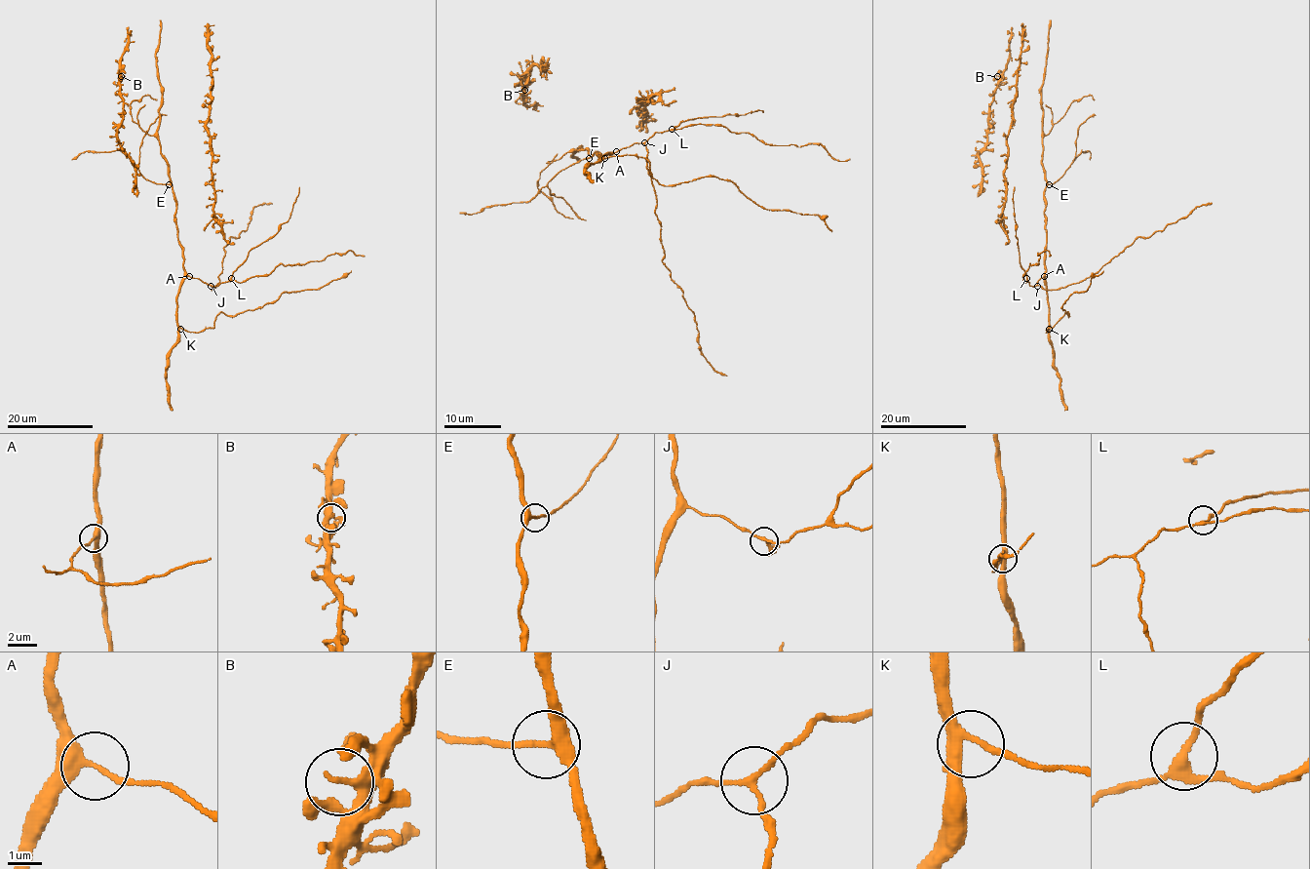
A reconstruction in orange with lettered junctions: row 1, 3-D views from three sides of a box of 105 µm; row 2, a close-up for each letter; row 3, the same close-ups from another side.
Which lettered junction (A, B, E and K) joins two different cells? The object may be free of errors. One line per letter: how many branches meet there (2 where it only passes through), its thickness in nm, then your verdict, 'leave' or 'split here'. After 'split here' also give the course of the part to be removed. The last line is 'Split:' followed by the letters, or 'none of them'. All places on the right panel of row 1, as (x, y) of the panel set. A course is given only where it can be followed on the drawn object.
A: 3 | 240 nm | leave
B: 3 | 240 nm | leave
E: 3 | 280 nm | leave
K: 3 | 240 nm | leave
Split: none of them

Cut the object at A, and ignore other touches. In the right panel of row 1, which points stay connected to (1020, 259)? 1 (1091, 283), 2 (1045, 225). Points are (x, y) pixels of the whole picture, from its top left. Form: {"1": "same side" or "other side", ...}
{"1": "other side", "2": "other side"}

